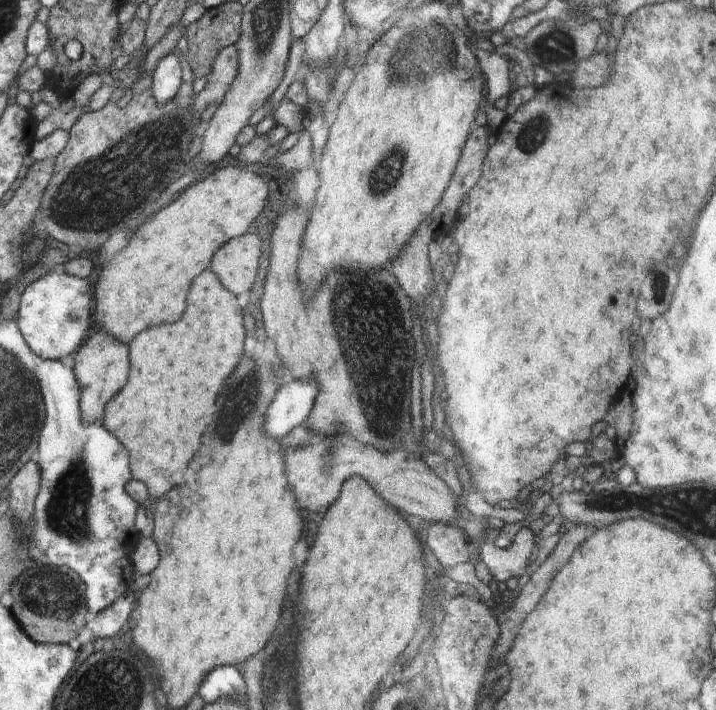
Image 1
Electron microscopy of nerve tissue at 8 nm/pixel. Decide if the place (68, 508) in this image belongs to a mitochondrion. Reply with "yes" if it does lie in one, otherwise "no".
yes

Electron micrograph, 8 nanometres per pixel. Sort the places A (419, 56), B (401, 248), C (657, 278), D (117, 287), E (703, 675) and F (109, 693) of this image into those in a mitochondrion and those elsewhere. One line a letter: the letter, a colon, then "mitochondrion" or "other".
A: mitochondrion
B: other
C: mitochondrion
D: other
E: other
F: mitochondrion

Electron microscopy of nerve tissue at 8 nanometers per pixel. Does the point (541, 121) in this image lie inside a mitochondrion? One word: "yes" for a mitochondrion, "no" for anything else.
yes

